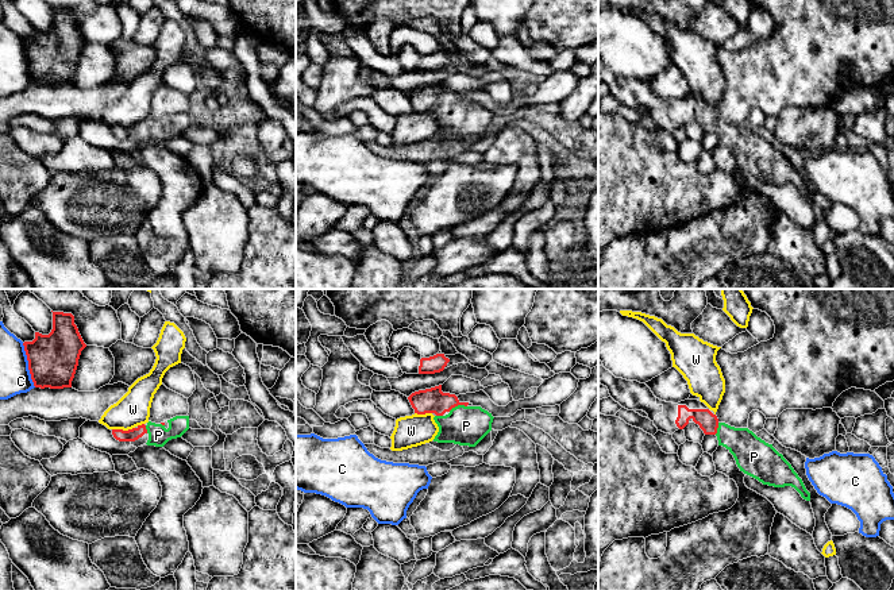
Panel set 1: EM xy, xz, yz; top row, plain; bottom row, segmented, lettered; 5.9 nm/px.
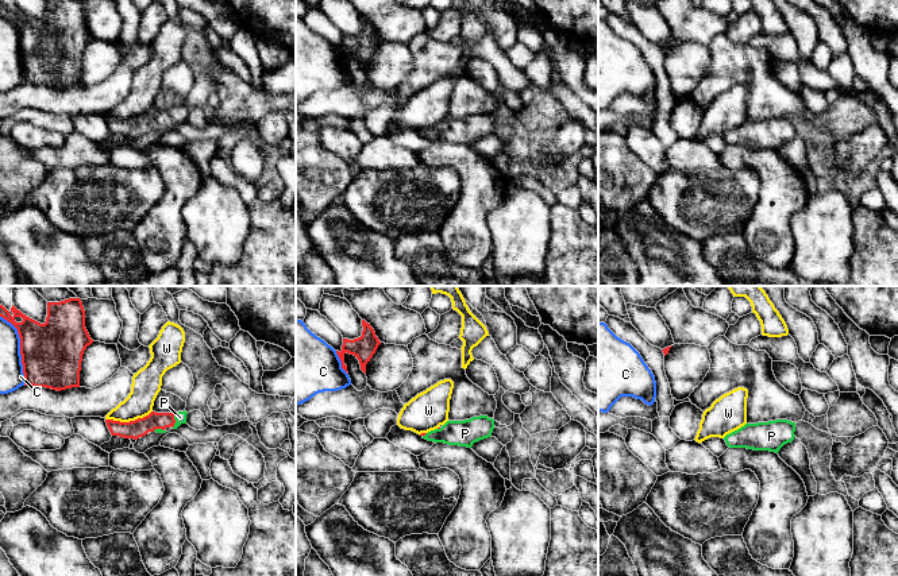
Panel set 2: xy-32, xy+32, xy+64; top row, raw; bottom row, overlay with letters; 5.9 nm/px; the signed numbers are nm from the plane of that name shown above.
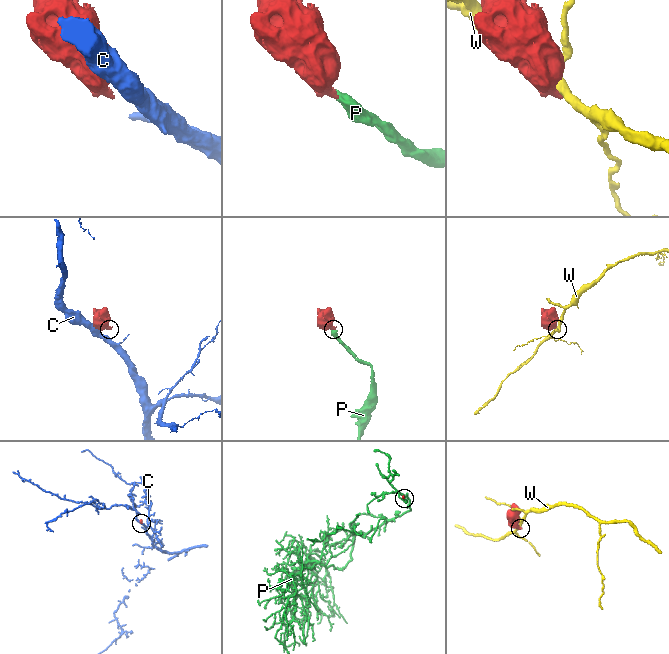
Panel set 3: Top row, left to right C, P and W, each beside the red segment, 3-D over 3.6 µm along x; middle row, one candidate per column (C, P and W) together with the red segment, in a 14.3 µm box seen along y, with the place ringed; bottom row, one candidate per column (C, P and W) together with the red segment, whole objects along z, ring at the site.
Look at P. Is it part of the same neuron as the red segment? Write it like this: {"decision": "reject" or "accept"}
{"decision": "accept"}

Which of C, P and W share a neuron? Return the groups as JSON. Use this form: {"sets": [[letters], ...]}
{"sets": [["C"], ["P"], ["W"]]}

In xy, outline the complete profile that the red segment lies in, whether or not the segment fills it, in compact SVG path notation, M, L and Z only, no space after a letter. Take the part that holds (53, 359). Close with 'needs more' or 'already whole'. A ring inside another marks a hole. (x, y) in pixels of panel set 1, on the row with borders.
M53 312L51 332L35 332L35 339L23 346L35 387L72 387L81 351L86 347L72 313Z; already whole

